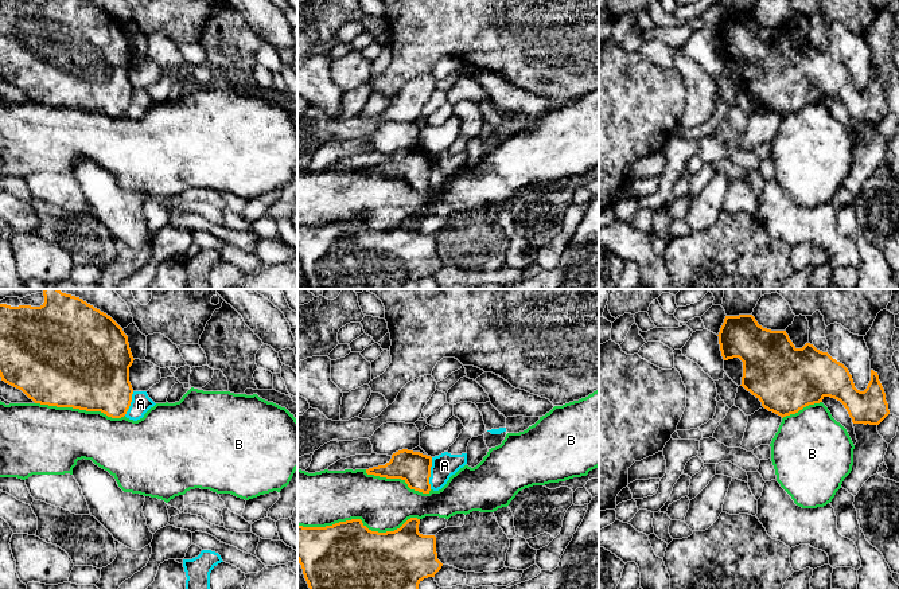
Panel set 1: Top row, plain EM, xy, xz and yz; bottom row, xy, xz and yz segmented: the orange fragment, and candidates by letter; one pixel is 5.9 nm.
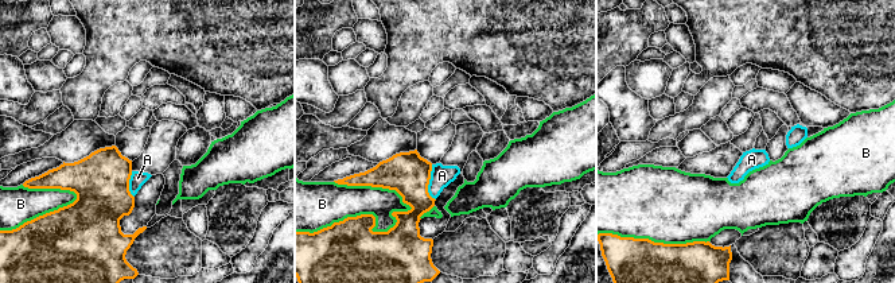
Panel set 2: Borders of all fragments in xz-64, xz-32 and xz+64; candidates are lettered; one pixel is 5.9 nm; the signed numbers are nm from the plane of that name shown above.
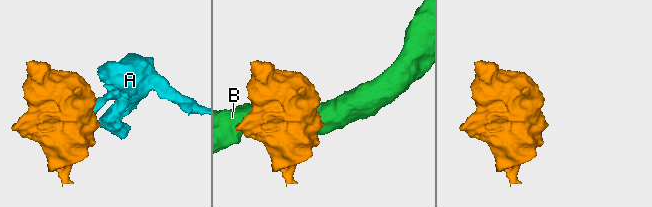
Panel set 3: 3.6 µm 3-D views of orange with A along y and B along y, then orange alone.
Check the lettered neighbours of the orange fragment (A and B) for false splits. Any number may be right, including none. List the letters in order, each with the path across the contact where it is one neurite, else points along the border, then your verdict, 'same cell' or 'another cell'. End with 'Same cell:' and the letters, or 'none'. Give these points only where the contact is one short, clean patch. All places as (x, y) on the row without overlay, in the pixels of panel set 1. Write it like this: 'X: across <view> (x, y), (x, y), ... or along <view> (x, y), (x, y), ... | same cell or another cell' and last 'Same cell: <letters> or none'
A: along xz (432, 156), (429, 187) | another cell
B: another cell
Same cell: none

